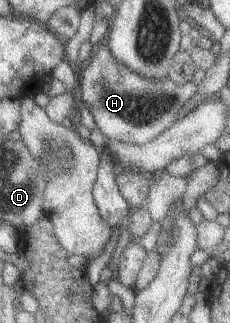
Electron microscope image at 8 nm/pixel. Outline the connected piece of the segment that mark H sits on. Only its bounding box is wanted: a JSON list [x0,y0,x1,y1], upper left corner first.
[77,35,197,145]

